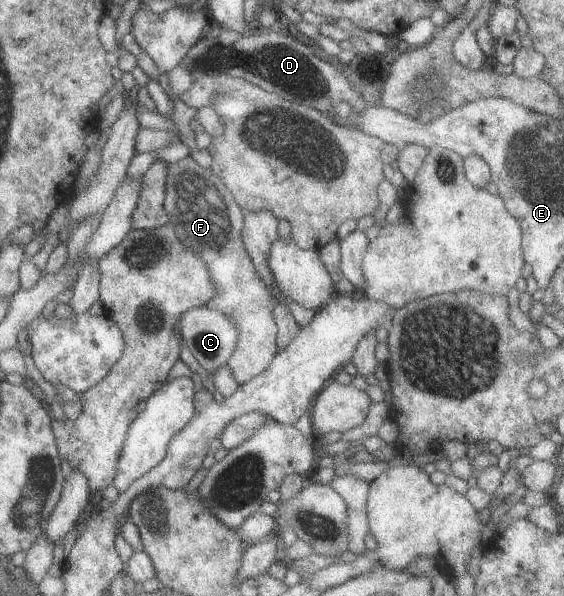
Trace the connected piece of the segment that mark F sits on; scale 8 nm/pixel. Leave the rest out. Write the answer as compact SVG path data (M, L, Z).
M190 156L167 162L166 168L163 209L169 218L168 224L173 226L178 240L202 259L215 284L215 295L204 306L229 316L236 325L235 349L224 366L228 367L236 384L242 384L258 376L277 352L277 326L272 318L277 301L255 273L241 237L244 212L236 206L222 181Z

